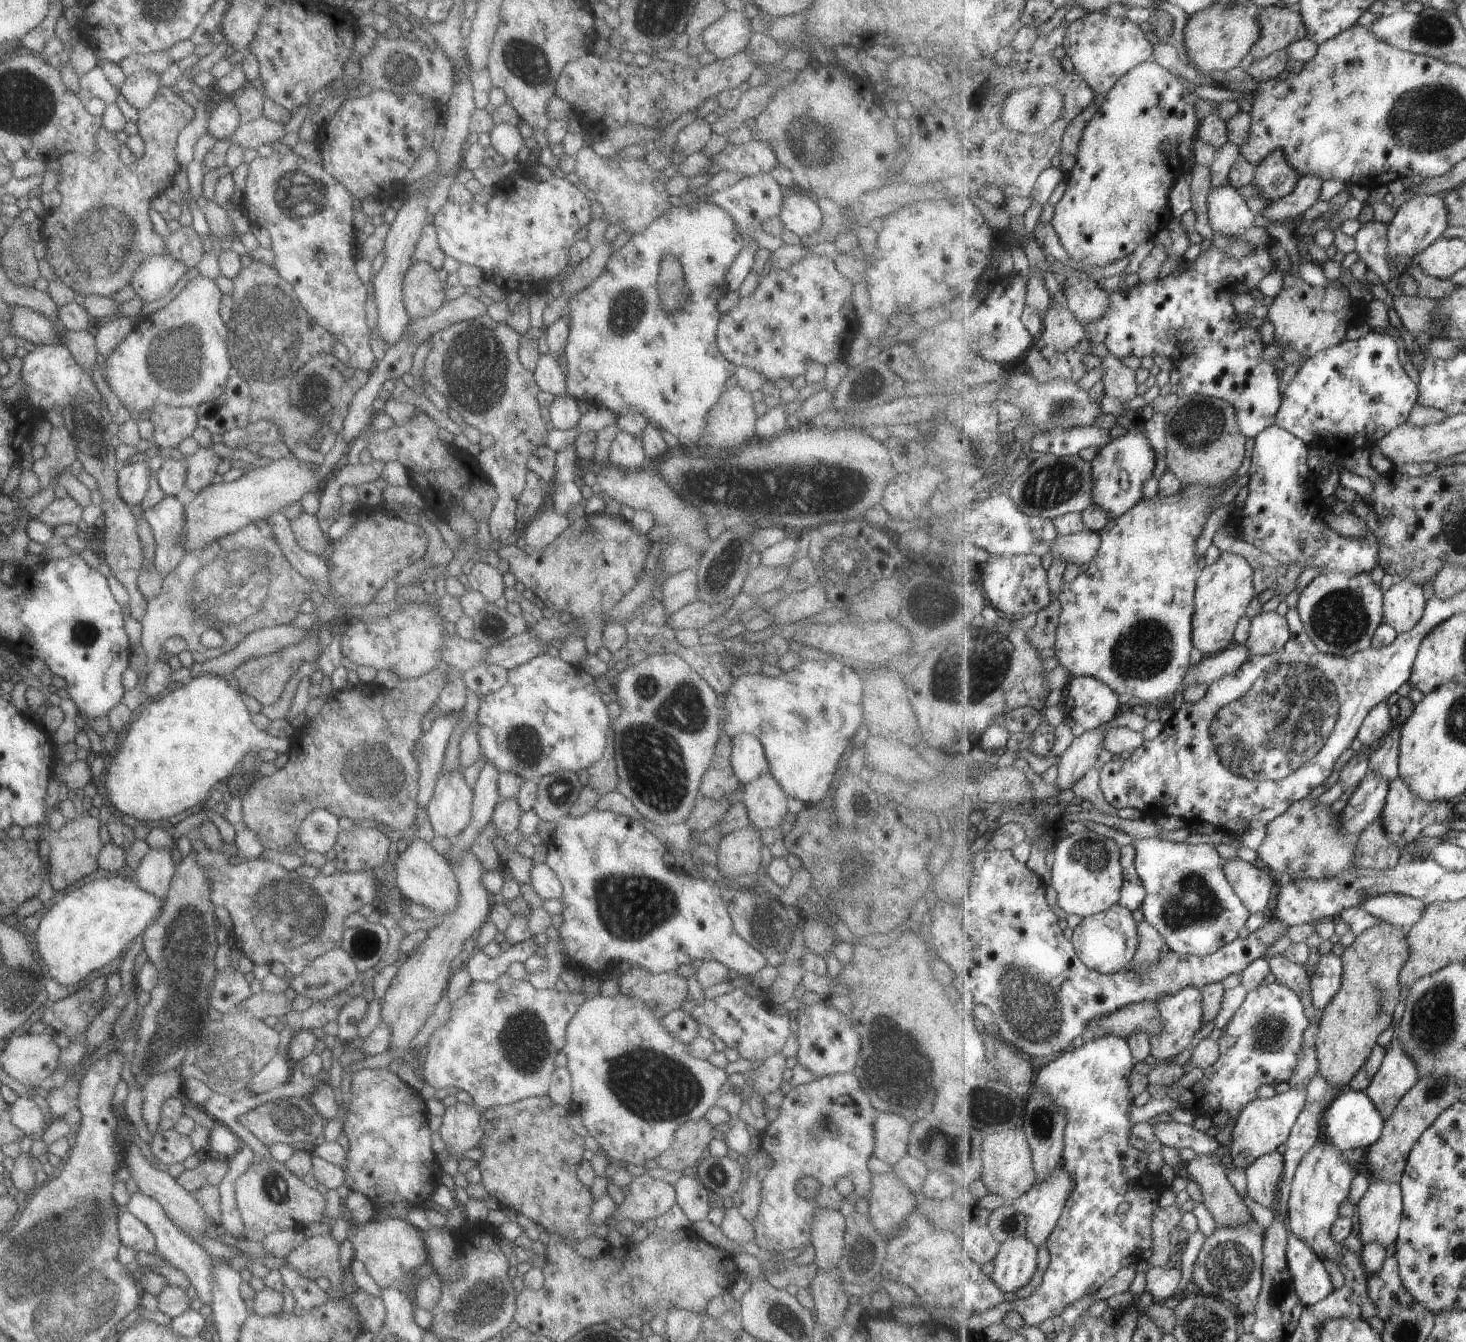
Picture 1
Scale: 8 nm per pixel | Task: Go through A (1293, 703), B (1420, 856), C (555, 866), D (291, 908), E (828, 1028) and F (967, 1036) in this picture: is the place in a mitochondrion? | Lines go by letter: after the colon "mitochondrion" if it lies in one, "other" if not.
A: mitochondrion
B: other
C: other
D: mitochondrion
E: other
F: other

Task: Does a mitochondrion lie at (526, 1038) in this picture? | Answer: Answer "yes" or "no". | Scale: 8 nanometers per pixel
yes

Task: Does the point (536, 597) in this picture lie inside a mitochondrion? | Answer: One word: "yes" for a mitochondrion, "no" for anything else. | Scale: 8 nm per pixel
no

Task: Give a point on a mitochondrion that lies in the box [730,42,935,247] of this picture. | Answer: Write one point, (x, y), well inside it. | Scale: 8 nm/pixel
(811, 140)

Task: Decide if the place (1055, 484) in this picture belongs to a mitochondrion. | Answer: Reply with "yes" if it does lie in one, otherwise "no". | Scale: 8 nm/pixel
yes

